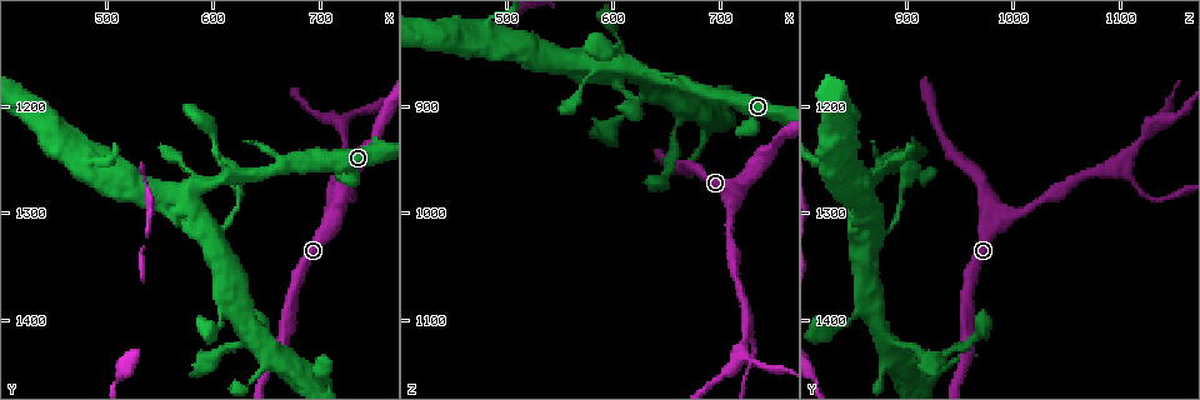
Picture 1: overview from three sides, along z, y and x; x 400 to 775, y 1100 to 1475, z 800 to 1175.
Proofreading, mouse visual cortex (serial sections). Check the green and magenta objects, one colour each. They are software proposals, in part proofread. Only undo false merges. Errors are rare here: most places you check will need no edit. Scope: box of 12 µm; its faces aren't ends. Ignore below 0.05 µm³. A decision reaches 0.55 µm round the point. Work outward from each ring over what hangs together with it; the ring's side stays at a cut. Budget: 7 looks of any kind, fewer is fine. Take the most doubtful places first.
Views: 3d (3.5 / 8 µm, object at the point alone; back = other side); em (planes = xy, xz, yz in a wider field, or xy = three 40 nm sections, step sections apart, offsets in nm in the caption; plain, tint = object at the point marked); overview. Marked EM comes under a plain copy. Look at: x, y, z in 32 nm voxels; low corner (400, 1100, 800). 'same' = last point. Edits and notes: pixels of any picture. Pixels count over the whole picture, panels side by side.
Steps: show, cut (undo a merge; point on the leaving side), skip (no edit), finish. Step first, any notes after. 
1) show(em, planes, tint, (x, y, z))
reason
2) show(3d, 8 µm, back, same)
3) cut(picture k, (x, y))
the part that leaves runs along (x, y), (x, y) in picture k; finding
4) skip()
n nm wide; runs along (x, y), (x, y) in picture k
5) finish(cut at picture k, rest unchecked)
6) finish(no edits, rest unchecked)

show(3d, 3.5 µm, (726, 1252, 1098))
a fork

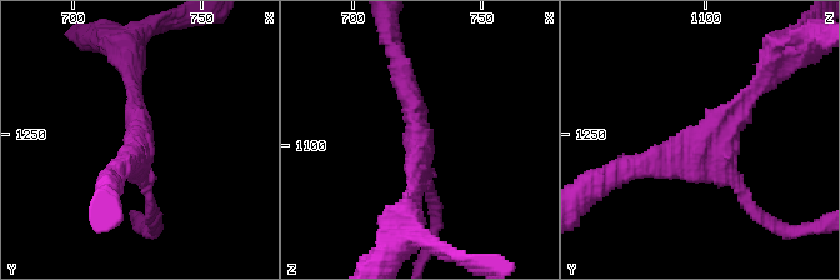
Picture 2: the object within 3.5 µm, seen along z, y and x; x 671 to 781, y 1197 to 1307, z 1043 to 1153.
show(em, xy, step 3, tint, (725, 1255, 1096))
shape alone is not enough

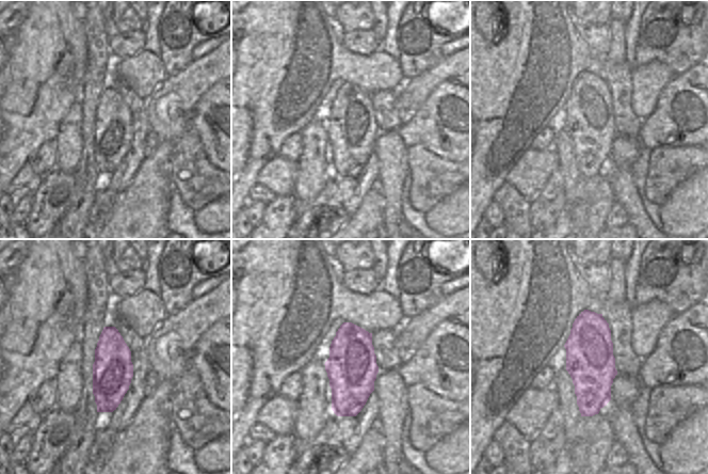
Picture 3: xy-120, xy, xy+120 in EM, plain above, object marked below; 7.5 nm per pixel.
skip()
one cell here

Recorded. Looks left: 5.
show(3d, 8 µm, (580, 1278, 860))

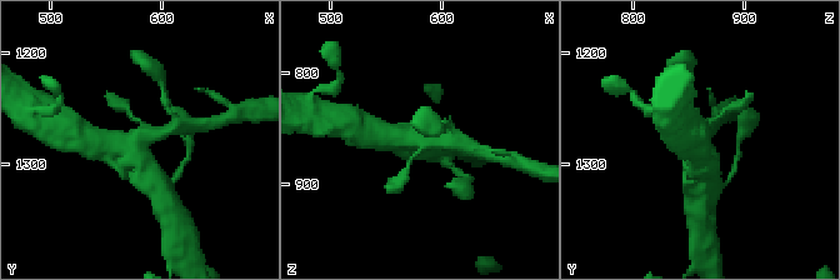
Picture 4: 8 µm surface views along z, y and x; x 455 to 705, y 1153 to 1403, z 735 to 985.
show(em, xy, step 3, tint, (580, 1276, 862))
need the tissue

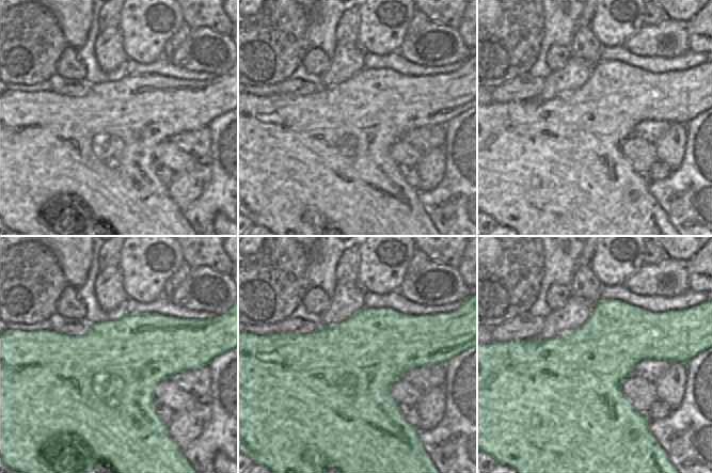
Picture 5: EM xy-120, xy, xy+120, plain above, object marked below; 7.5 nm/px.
skip()
runs along (165, 131), (135, 146), (153, 176) in picture 4; all the same cell

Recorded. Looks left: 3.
show(3d, 3.5 µm, (724, 1212, 1136))
narrows sharply

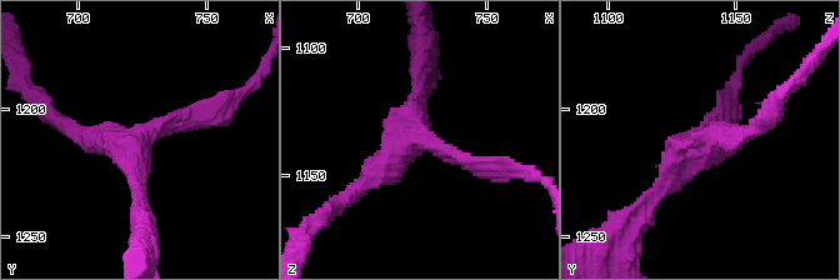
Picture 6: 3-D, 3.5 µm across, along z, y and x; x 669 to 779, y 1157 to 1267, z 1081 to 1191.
show(em, planes, tint, (723, 1213, 1135))

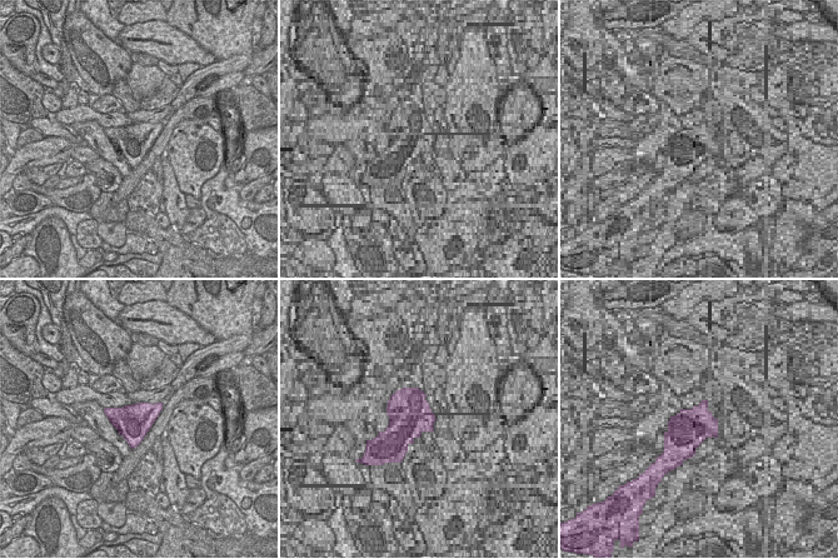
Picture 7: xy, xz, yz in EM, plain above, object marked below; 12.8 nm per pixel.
skip()
460 nm wide; runs along (644, 208), (695, 143), (750, 131) in picture 6; all the same cell

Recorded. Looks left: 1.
finish(no edits, rest unchecked)

